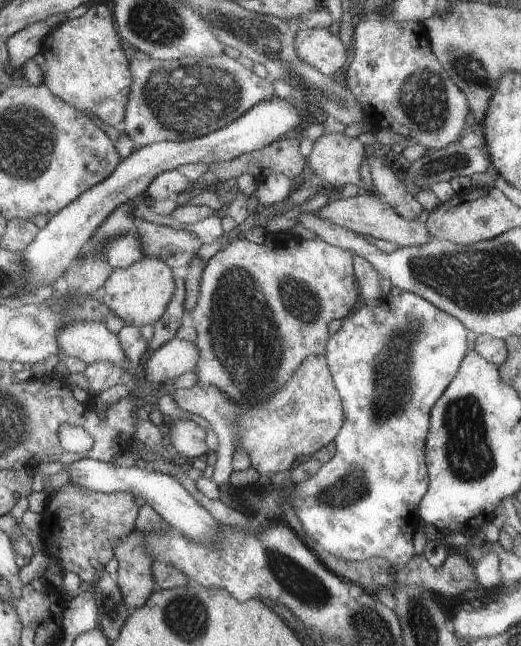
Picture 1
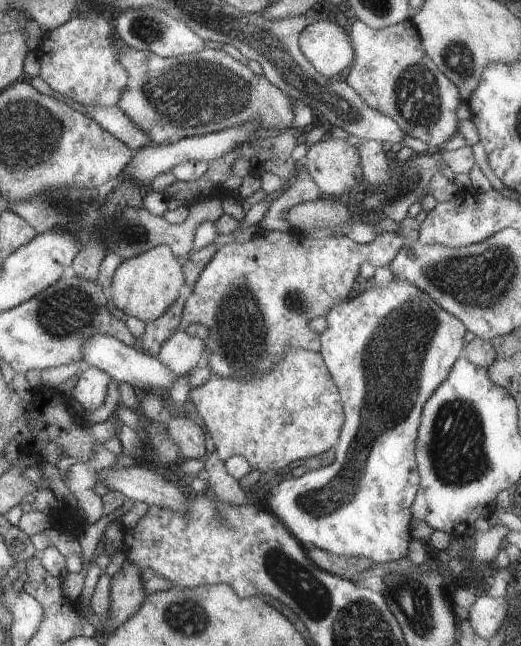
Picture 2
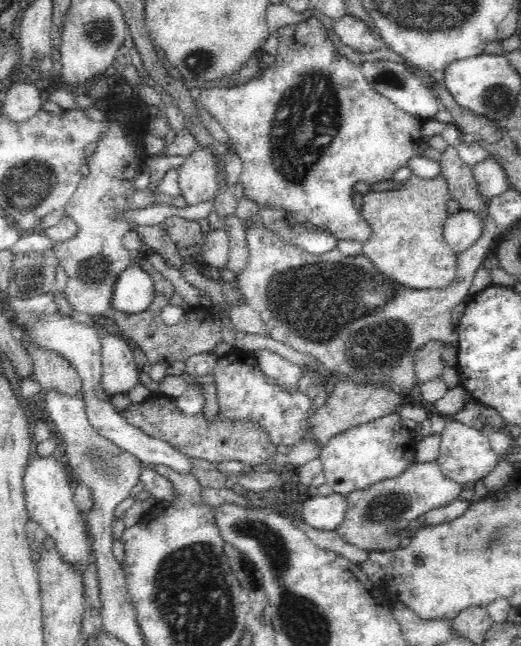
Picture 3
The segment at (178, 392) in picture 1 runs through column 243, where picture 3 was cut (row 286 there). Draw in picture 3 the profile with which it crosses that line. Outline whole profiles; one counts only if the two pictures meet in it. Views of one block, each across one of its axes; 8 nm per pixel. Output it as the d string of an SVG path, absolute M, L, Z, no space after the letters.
M438 174L436 178L420 178L411 175L397 190L370 192L362 198L362 217L372 228L372 235L363 243L364 257L373 263L382 276L393 279L408 289L445 291L454 284L458 274L458 254L444 241L444 222L448 218L447 203L451 194L446 179Z

